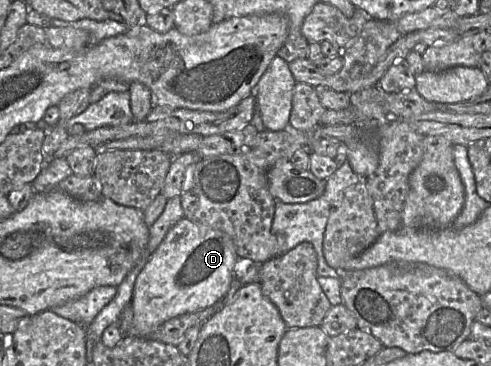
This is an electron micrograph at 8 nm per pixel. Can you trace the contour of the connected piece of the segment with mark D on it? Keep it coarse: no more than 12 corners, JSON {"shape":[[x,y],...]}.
{"shape":[[179,220],[136,278],[127,336],[215,304],[229,235]]}

